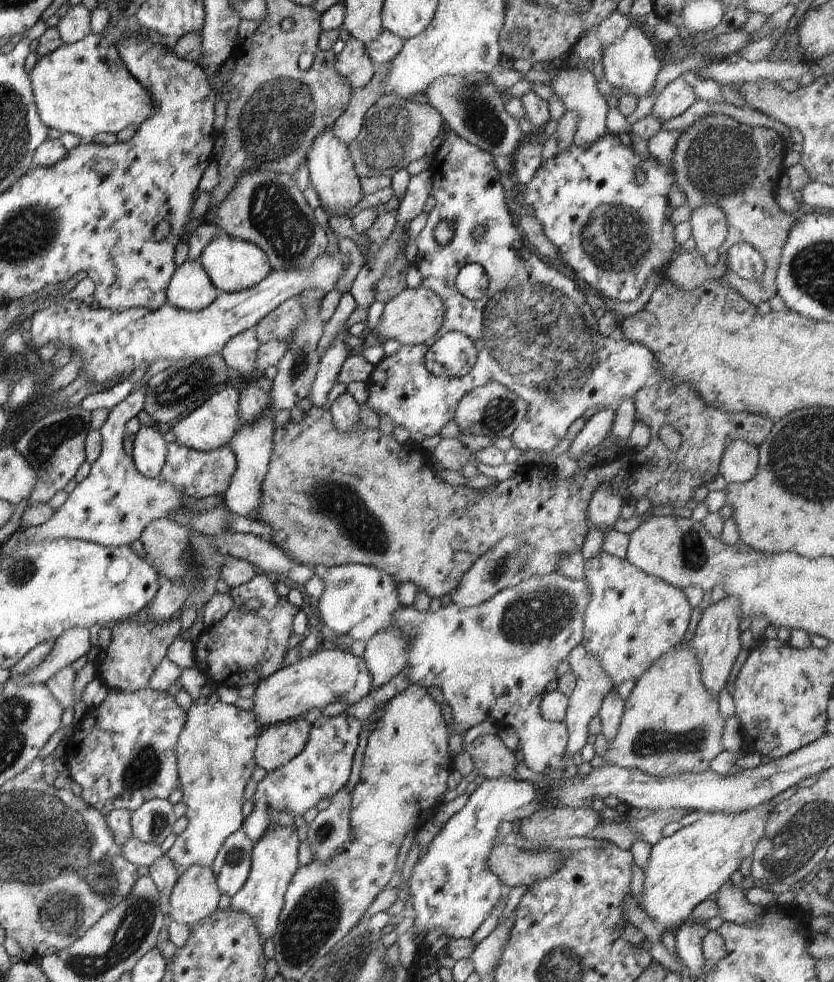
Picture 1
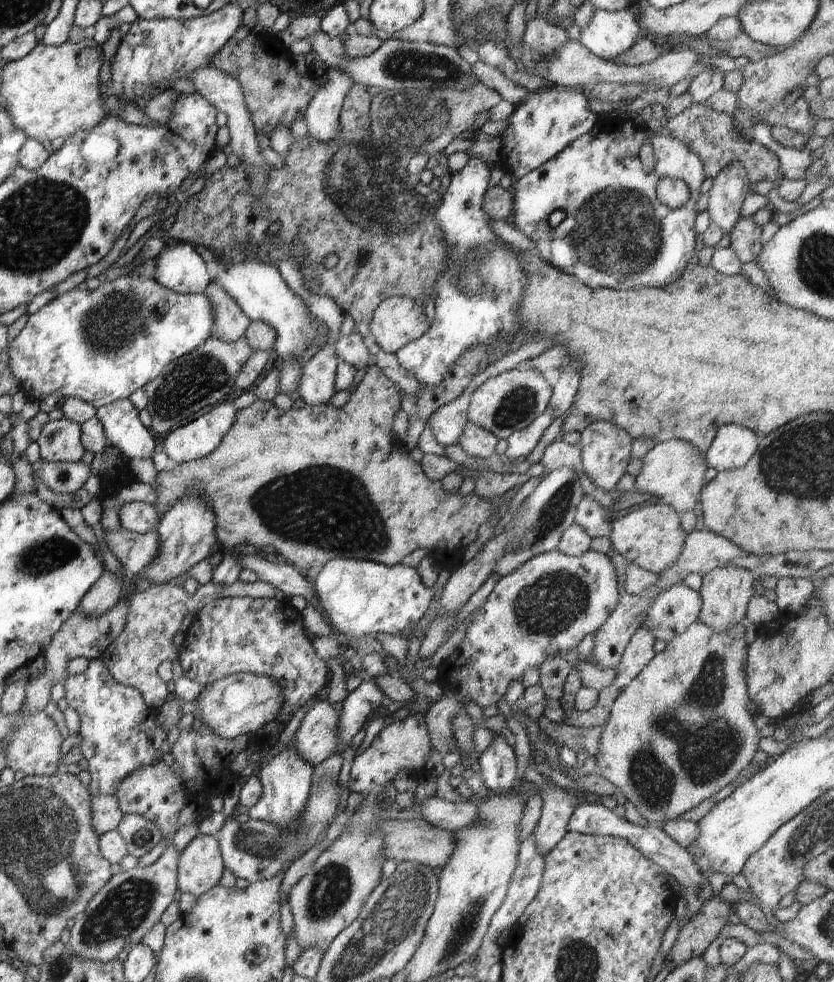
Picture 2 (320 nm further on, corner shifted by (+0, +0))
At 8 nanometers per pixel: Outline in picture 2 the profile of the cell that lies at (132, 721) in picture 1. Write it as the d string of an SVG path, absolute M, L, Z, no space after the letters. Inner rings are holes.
M100 659L90 660L88 668L79 675L66 675L61 680L64 686L64 700L77 710L80 716L80 734L83 738L80 747L83 757L88 760L88 772L91 783L87 786L91 796L114 795L118 783L142 766L154 764L156 761L168 760L168 756L162 758L161 746L166 742L168 733L156 724L157 709L147 705L138 689L120 684L110 673L104 661Z

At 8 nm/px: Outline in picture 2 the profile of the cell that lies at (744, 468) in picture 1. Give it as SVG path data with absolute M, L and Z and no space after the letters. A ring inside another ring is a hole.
M722 425L705 454L708 468L727 471L742 468L758 448L757 434L745 426Z

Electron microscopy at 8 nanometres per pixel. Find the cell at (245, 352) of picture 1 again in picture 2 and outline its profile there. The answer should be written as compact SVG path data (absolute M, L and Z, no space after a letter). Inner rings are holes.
M211 280L204 294L209 298L213 311L212 338L226 342L242 338L251 320L242 312L232 296L223 291L214 280Z

